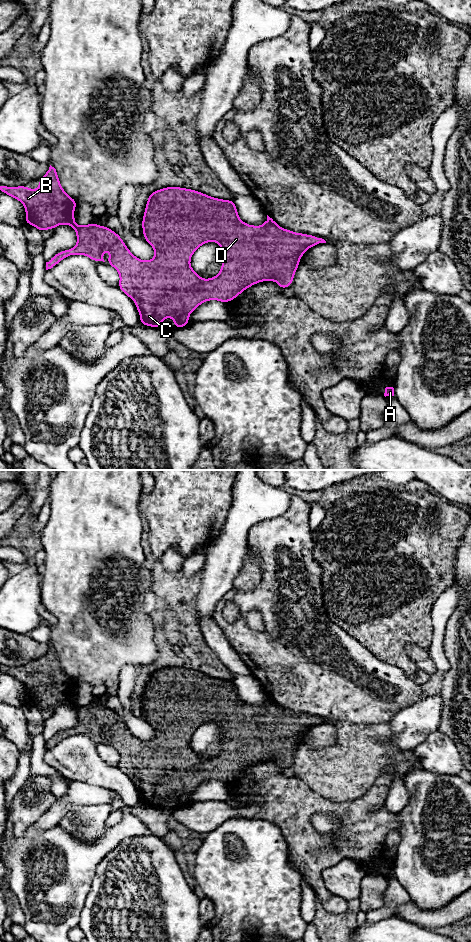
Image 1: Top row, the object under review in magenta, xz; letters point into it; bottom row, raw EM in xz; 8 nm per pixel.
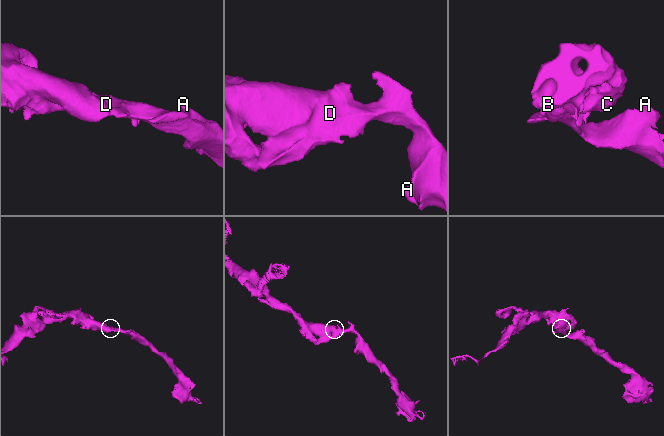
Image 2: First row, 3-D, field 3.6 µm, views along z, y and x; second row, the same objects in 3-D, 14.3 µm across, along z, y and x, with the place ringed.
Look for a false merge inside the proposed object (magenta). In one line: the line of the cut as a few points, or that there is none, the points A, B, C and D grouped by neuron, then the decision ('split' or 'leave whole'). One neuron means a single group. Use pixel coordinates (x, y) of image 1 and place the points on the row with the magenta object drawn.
no cut | A B C D | leave whole

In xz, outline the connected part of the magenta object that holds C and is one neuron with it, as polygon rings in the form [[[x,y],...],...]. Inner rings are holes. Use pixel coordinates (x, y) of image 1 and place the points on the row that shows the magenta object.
[[[50,165],[47,173],[39,179],[39,188],[36,190],[32,190],[29,187],[26,186],[17,186],[17,187],[9,187],[9,186],[4,186],[0,185],[0,191],[2,193],[5,193],[13,198],[16,198],[19,200],[25,207],[26,210],[26,217],[24,223],[30,224],[34,227],[36,227],[39,231],[44,231],[47,229],[55,229],[58,225],[60,224],[66,224],[70,225],[76,232],[77,234],[77,245],[74,248],[63,250],[58,252],[56,255],[54,255],[48,262],[46,262],[46,270],[53,268],[56,266],[60,261],[65,259],[67,256],[71,255],[85,255],[92,259],[93,261],[99,262],[99,261],[104,261],[103,259],[103,250],[108,250],[110,252],[110,259],[106,261],[109,265],[114,267],[119,275],[120,275],[120,281],[119,281],[119,289],[125,293],[130,299],[133,299],[135,301],[135,307],[139,311],[140,315],[140,324],[150,326],[150,327],[155,327],[155,328],[160,328],[162,325],[162,320],[168,317],[175,318],[176,321],[174,323],[171,323],[173,327],[177,328],[182,328],[184,326],[187,326],[189,324],[189,314],[193,312],[200,304],[202,304],[205,301],[209,300],[218,300],[223,303],[228,303],[229,301],[237,298],[241,292],[243,292],[245,289],[253,286],[256,283],[263,282],[263,281],[276,281],[279,287],[283,290],[287,287],[289,287],[294,279],[295,272],[300,265],[299,260],[303,256],[306,250],[308,250],[312,246],[316,246],[320,243],[326,243],[326,241],[322,238],[313,236],[313,235],[307,235],[303,233],[296,233],[292,232],[291,230],[281,228],[272,218],[270,218],[267,215],[267,220],[262,226],[253,226],[246,224],[241,221],[238,215],[237,208],[235,206],[234,200],[223,200],[219,198],[213,198],[211,196],[205,195],[202,192],[195,191],[193,189],[186,189],[182,187],[165,187],[162,188],[161,190],[155,190],[152,192],[148,199],[147,199],[147,204],[144,212],[144,216],[142,219],[142,229],[143,229],[143,235],[147,243],[149,243],[154,251],[155,251],[155,256],[152,260],[150,261],[143,261],[137,257],[135,257],[130,250],[127,248],[126,244],[122,240],[122,238],[113,230],[109,229],[107,226],[99,226],[94,222],[91,222],[88,225],[85,226],[79,226],[75,223],[74,219],[74,210],[78,202],[71,198],[61,187],[60,182],[59,182],[59,176],[57,174],[57,171],[54,167]],[[215,241],[217,242],[220,247],[221,247],[221,255],[223,258],[222,261],[222,266],[220,272],[215,276],[210,279],[202,279],[190,266],[190,259],[193,255],[193,253],[204,243],[206,242],[212,242]]]

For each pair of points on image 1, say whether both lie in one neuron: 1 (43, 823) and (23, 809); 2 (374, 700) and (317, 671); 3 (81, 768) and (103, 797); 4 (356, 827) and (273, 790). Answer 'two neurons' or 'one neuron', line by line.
1: two neurons
2: one neuron
3: two neurons
4: one neuron

